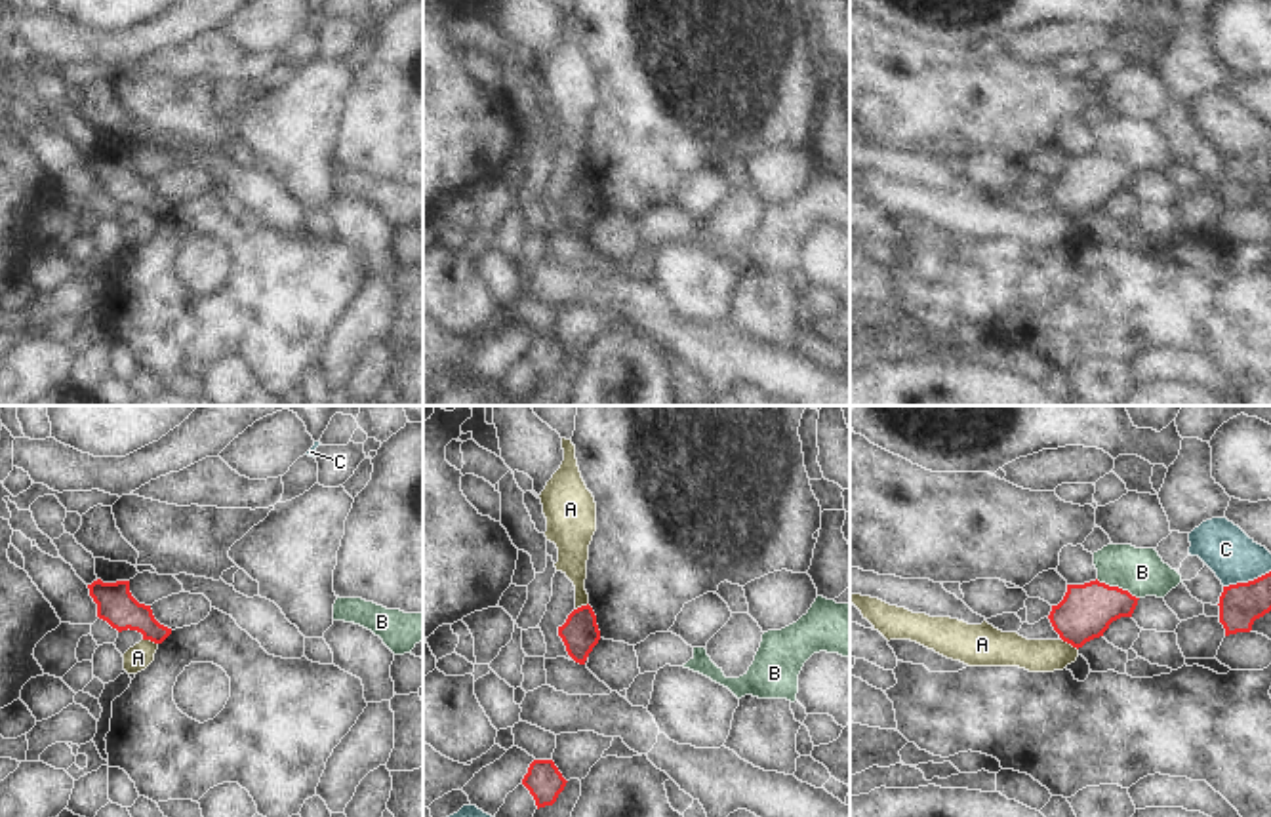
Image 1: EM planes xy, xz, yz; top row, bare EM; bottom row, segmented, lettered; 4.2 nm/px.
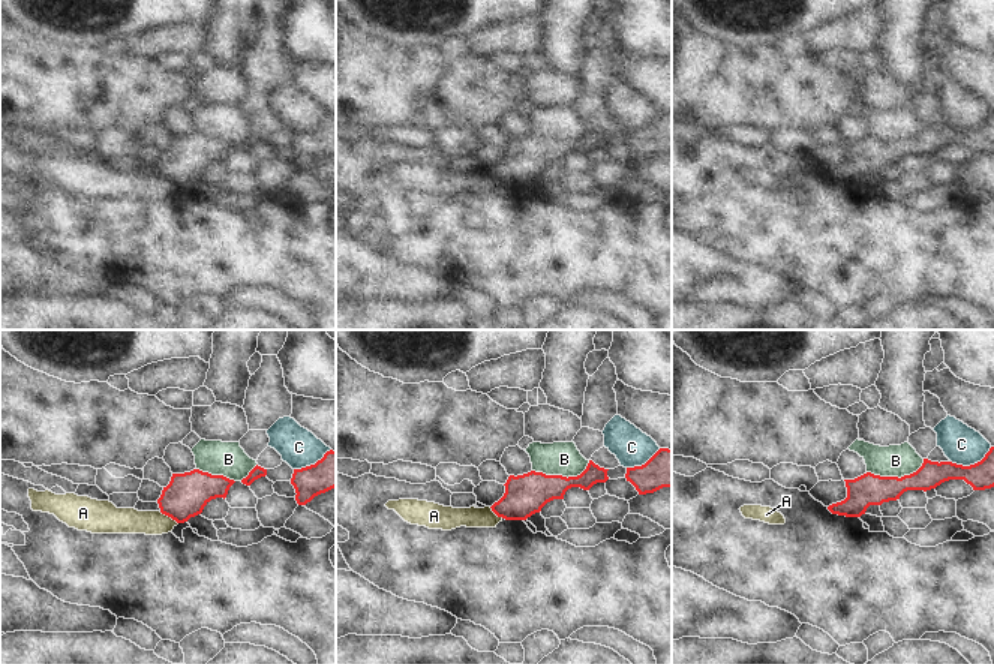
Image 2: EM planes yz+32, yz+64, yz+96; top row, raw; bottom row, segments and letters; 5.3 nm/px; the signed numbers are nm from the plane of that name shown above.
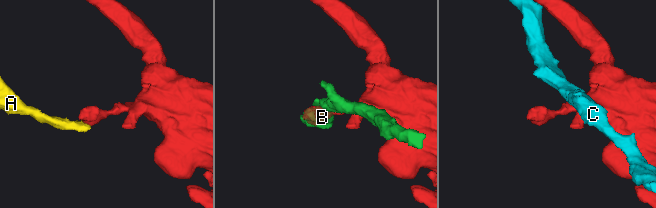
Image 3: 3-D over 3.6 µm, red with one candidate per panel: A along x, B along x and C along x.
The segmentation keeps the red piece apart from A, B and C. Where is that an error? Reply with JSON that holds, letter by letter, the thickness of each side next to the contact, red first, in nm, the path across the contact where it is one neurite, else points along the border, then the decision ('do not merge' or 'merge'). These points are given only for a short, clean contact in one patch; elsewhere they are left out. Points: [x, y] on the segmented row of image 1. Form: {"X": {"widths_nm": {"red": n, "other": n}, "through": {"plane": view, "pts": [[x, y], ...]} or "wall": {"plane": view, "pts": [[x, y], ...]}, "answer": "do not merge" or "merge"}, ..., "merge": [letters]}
{"A": {"widths_nm": {"red": 220, "other": 140}, "answer": "do not merge"}, "B": {"widths_nm": {"red": 220, "other": 200}, "wall": {"plane": "yz", "pts": [[1096, 579], [1127, 589], [1138, 598]]}, "answer": "do not merge"}, "C": {"widths_nm": {"red": 180, "other": 220}, "answer": "do not merge"}, "merge": []}

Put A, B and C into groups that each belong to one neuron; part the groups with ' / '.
A / B / C

